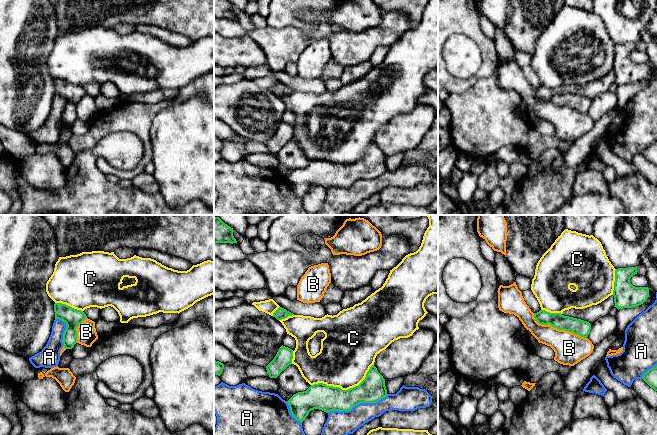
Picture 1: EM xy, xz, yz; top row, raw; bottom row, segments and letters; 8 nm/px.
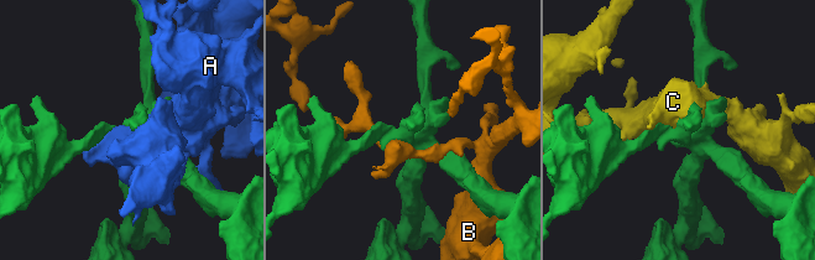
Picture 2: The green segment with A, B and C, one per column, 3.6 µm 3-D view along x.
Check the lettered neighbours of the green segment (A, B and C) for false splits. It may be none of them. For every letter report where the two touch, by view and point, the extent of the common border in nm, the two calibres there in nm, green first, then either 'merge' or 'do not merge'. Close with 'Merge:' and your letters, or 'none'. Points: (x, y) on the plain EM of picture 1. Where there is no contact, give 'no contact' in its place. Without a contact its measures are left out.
A: xz (357, 180) | 500 nm | 200/200 nm | do not merge
B: yz (558, 104) | 480 nm | 130/240 nm | do not merge
C: xz (344, 166) | 550 nm | 200/420 nm | do not merge
Merge: none

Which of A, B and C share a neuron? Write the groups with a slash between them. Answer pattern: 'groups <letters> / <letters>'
groups A / B / C

